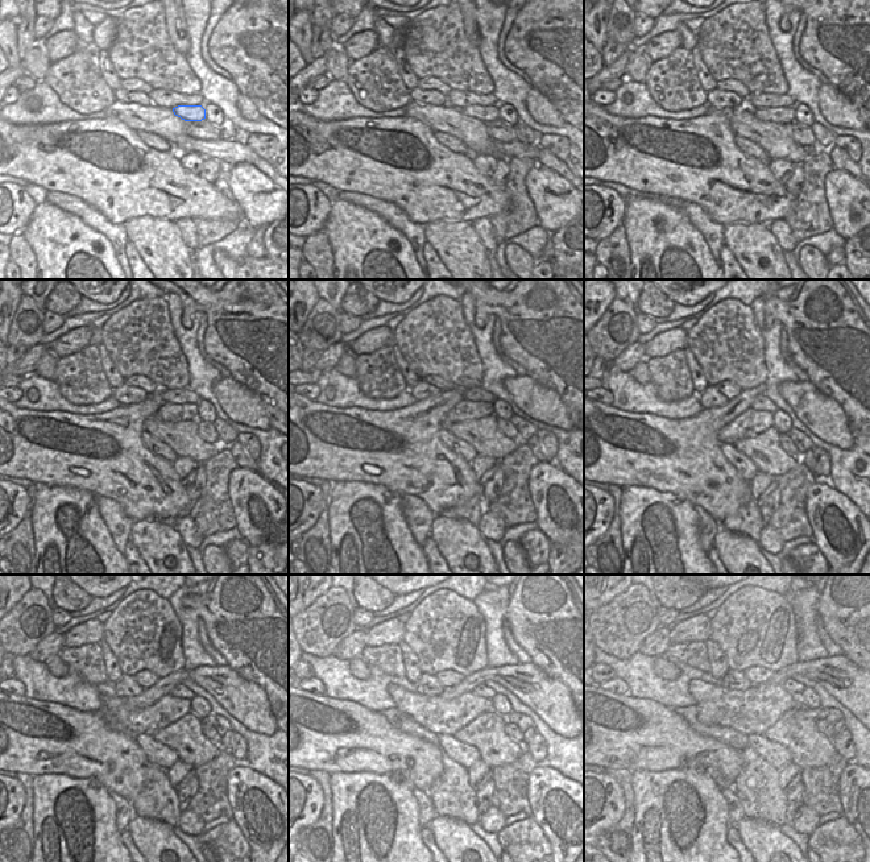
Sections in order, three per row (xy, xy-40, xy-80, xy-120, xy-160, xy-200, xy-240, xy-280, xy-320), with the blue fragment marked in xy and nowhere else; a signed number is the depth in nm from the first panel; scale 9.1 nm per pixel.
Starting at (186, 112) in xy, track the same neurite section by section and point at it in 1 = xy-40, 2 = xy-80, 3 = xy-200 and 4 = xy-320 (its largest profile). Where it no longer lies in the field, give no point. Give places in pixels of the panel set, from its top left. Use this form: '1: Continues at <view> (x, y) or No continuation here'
1: Continues at xy-40 (485, 114)
2: Continues at xy-80 (783, 115)
3: Continues at xy-200 (753, 414)
4: Continues at xy-320 (753, 711)

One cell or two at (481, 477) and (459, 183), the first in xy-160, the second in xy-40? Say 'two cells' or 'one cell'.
two cells

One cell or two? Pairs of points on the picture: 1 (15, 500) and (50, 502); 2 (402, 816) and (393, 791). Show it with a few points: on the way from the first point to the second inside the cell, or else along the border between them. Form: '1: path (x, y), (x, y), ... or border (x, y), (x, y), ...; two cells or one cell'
1: border (32, 504), (29, 509); two cells
2: path (398, 809), (393, 798); one cell

